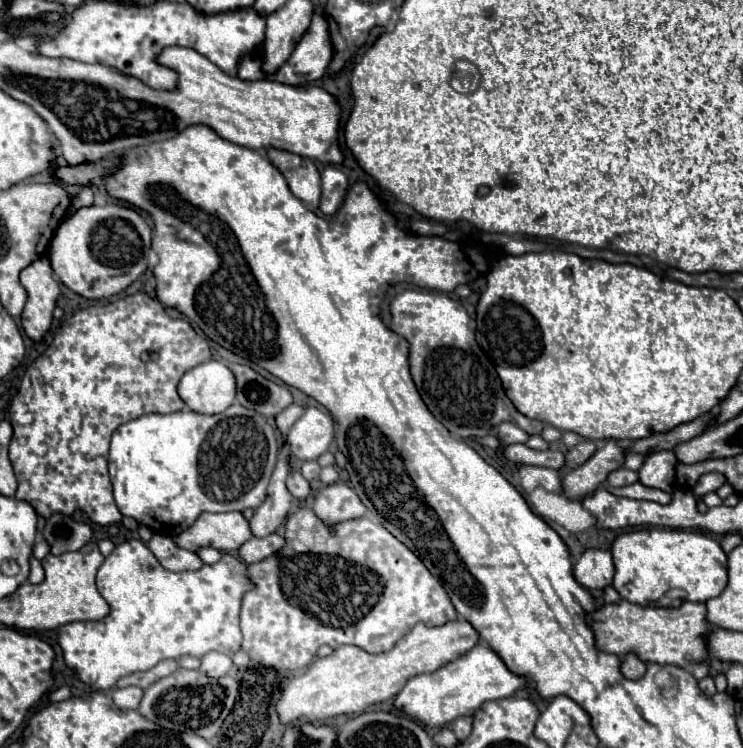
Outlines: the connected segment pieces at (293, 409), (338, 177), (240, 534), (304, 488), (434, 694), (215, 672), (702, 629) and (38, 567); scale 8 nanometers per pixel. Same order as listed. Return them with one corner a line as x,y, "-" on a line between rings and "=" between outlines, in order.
290,404
284,412
280,412
280,416
276,416
276,426
278,426
278,430
282,432
282,436
288,434
290,426
292,426
302,414
304,414
304,408
302,408
302,406
=
326,166
322,172
322,200
320,200
320,210
324,214
334,214
338,206
344,200
348,188
348,180
342,170
334,166
=
204,512
190,528
174,536
174,542
190,552
198,552
200,548
206,546
216,548
220,552
230,552
238,550
250,538
252,532
242,512
226,512
226,514
=
290,472
286,478
286,488
294,498
306,498
310,494
308,480
300,472
=
478,644
468,654
456,658
452,664
408,680
406,686
396,694
394,708
430,728
442,728
460,716
472,716
488,700
512,696
524,684
526,680
512,674
494,650
=
208,652
200,664
200,672
210,678
220,678
230,670
232,670
232,658
224,656
222,652
=
620,600
616,604
604,604
586,614
586,624
594,632
596,648
602,652
612,652
618,656
636,652
644,662
676,664
682,668
686,666
686,658
692,658
694,662
708,658
706,634
710,632
710,626
706,622
704,604
684,600
676,608
652,608
=
32,556
30,558
30,578
28,578
28,582
30,584
40,584
44,580
44,568
42,568
42,564

